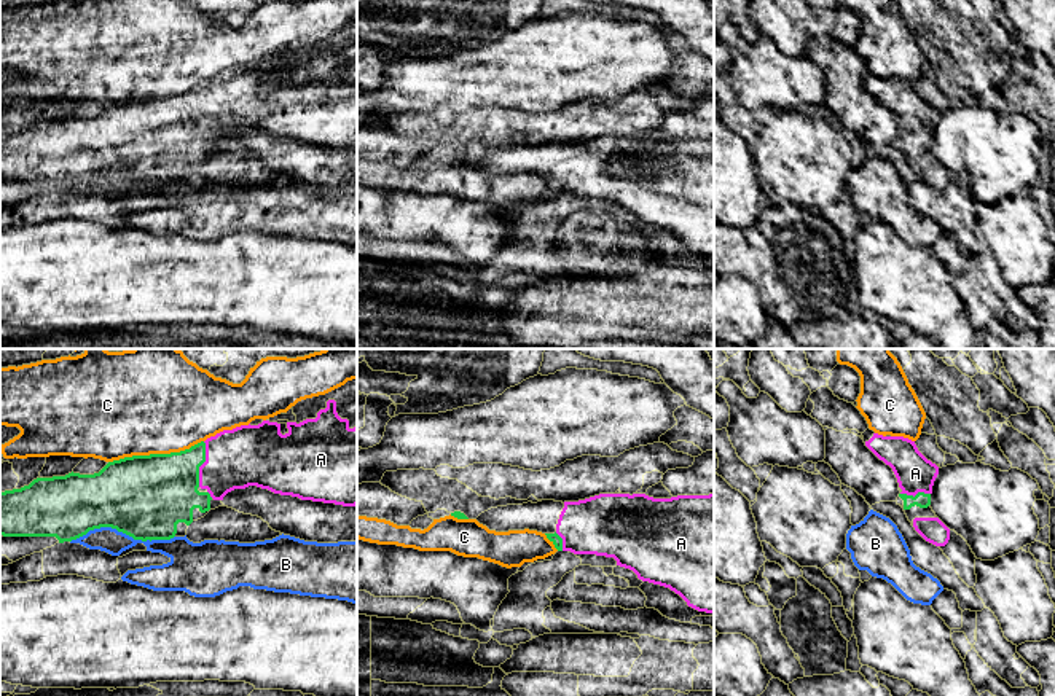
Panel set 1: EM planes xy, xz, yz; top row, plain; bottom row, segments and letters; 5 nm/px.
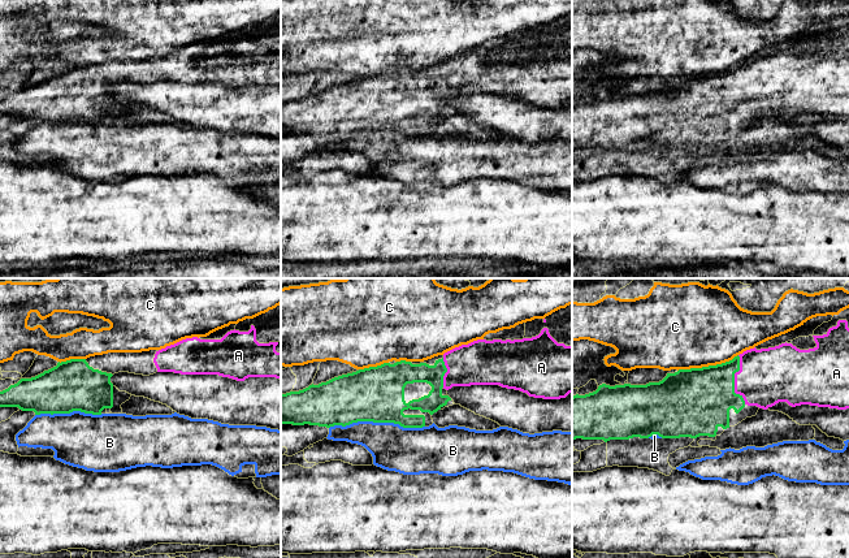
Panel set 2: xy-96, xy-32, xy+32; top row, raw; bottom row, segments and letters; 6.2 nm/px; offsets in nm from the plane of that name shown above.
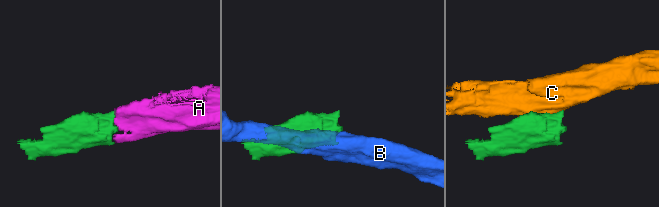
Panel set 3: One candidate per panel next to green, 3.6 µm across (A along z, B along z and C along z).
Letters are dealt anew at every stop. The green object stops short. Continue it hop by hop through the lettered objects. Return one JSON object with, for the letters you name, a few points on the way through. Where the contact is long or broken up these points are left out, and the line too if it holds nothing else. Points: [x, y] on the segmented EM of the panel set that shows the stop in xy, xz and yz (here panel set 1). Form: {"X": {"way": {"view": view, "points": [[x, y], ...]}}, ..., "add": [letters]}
{"add": ["A"]}

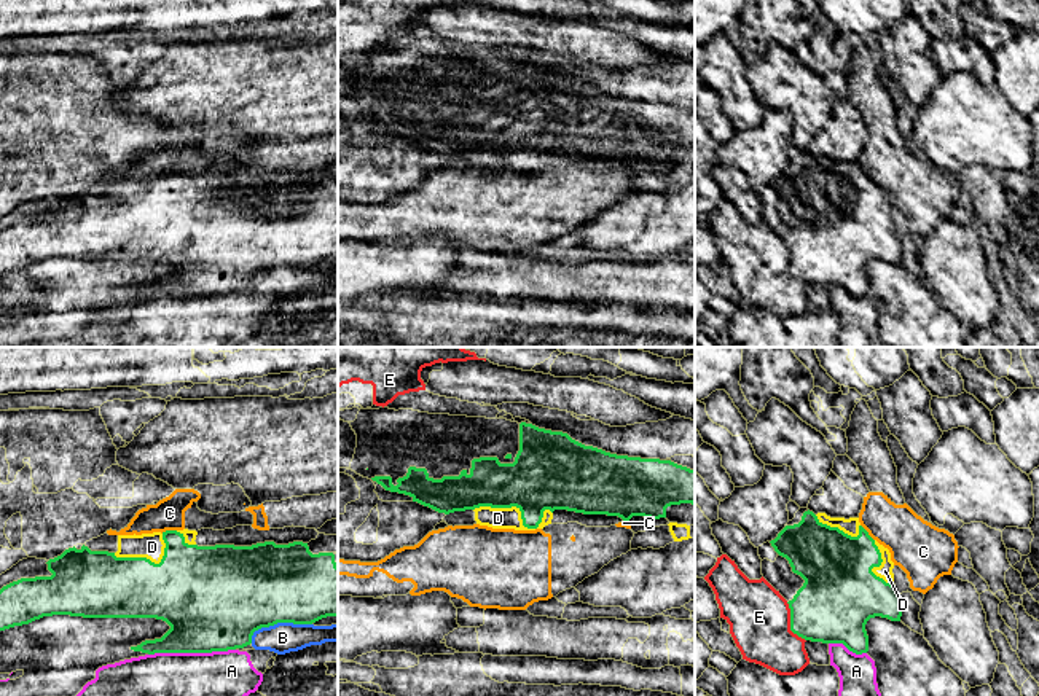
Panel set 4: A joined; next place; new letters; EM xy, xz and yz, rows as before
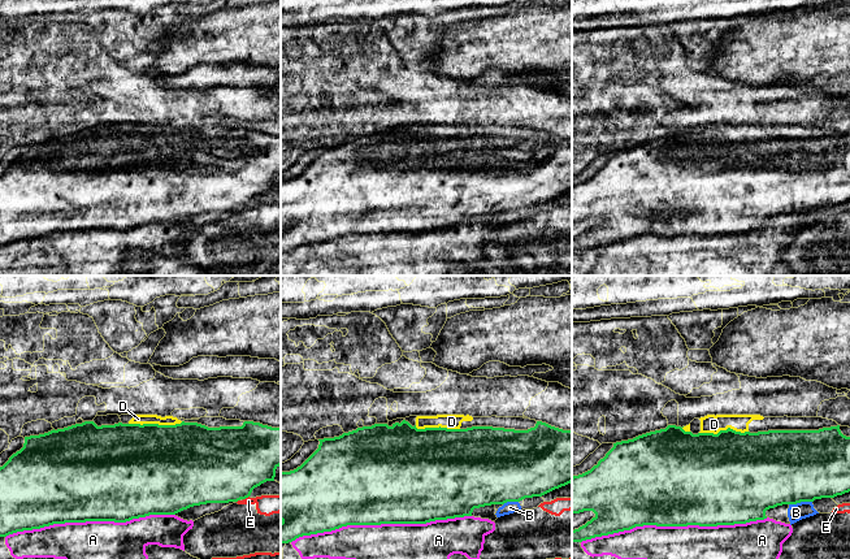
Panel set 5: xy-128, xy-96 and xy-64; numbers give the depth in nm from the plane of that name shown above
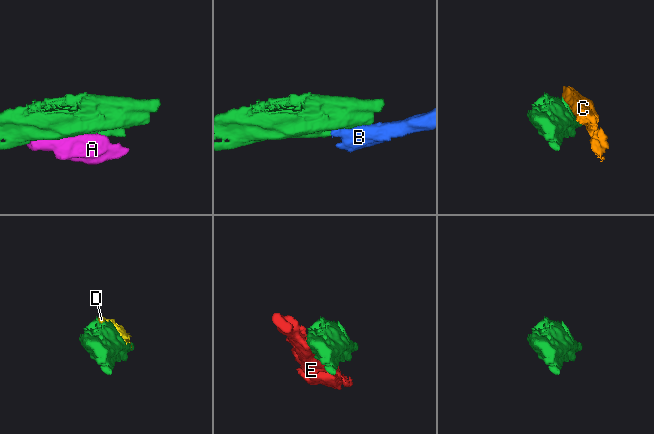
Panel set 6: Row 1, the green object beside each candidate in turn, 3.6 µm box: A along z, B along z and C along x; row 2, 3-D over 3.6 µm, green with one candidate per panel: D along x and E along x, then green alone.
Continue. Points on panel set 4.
{"add": ["D"]}

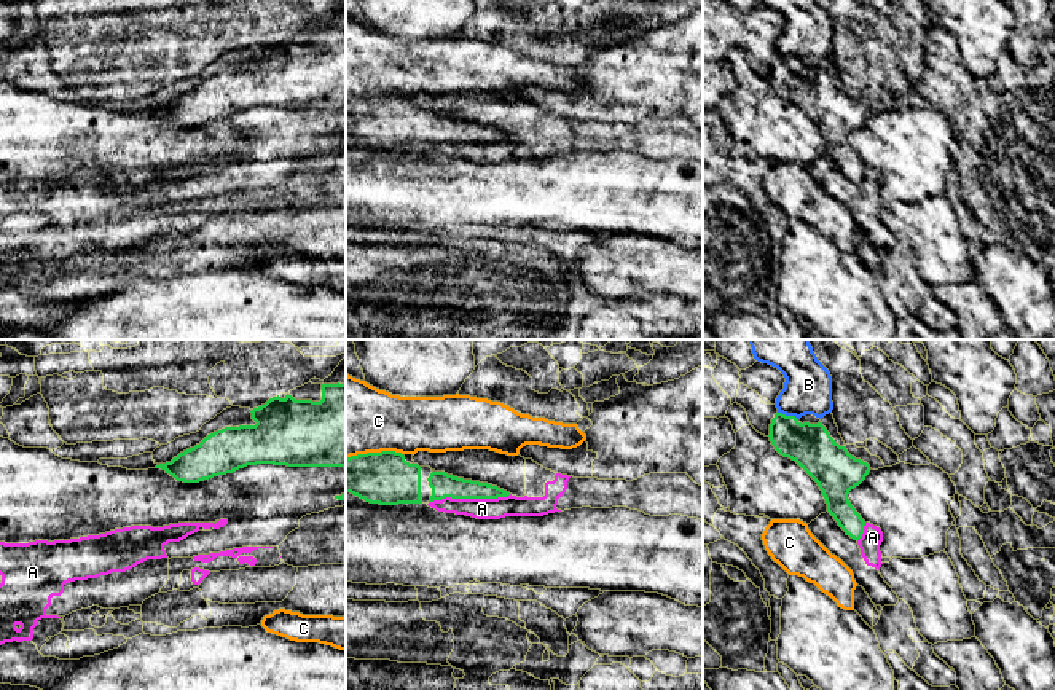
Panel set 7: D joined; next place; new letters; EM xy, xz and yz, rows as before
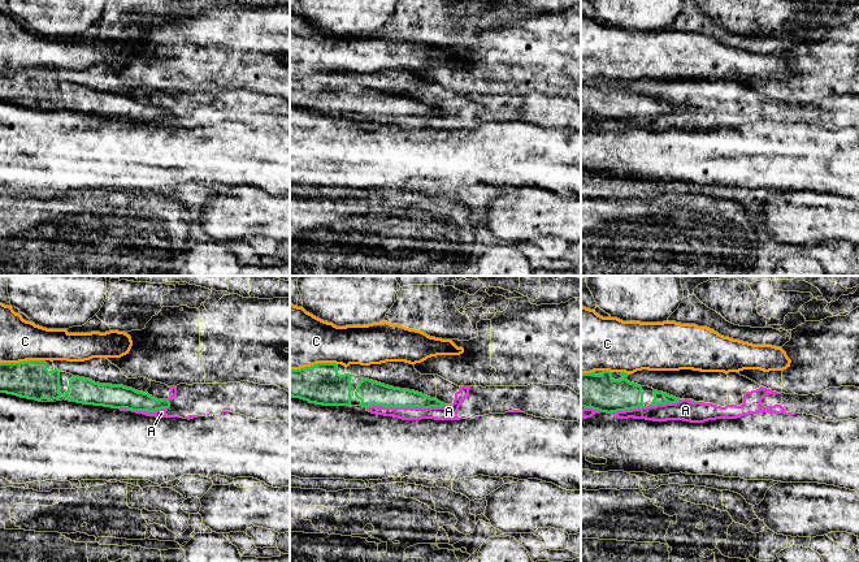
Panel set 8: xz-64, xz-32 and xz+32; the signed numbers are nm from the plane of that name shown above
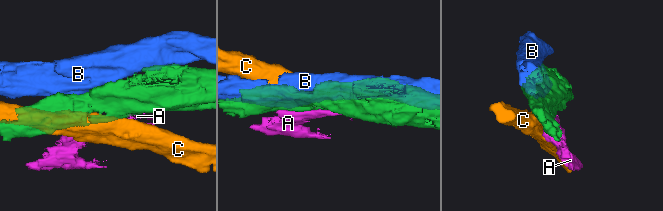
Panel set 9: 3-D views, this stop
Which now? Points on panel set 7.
{"add": []}

